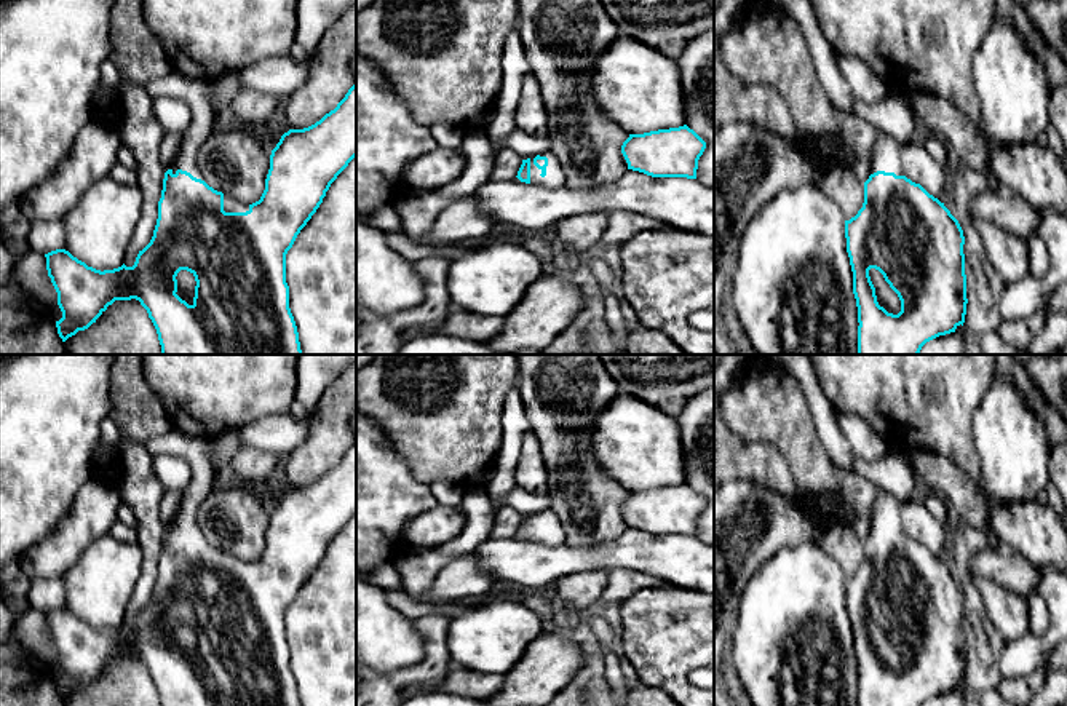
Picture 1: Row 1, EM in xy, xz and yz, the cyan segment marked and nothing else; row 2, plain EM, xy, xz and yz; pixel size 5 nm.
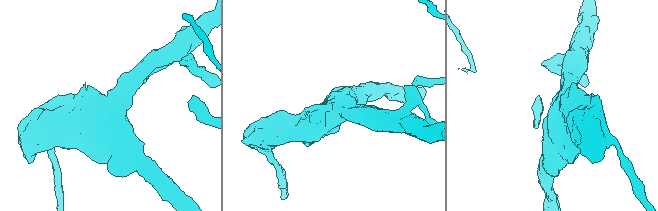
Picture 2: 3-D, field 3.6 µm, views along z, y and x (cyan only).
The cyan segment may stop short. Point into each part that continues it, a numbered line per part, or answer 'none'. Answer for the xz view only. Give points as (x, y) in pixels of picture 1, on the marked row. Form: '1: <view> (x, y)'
1: xz (555, 178)

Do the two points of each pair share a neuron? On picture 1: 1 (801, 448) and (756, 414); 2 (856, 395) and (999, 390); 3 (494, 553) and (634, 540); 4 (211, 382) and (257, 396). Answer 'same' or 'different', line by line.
1: same
2: different
3: same
4: same

